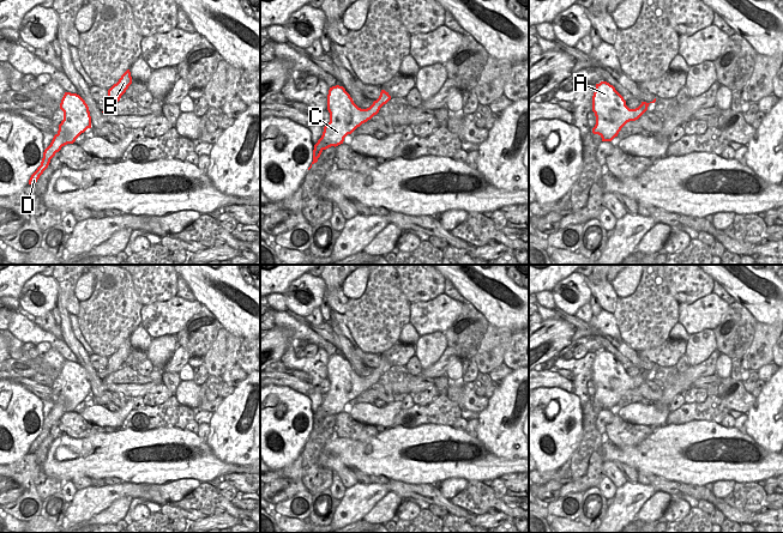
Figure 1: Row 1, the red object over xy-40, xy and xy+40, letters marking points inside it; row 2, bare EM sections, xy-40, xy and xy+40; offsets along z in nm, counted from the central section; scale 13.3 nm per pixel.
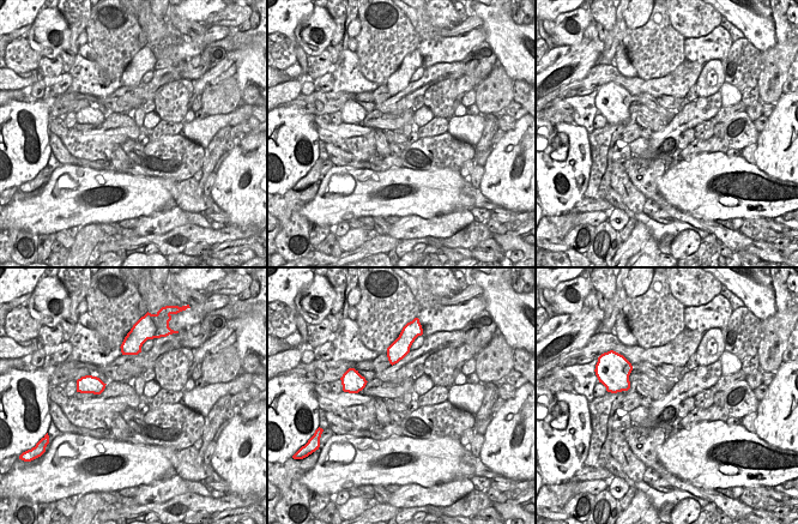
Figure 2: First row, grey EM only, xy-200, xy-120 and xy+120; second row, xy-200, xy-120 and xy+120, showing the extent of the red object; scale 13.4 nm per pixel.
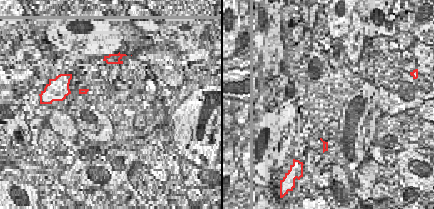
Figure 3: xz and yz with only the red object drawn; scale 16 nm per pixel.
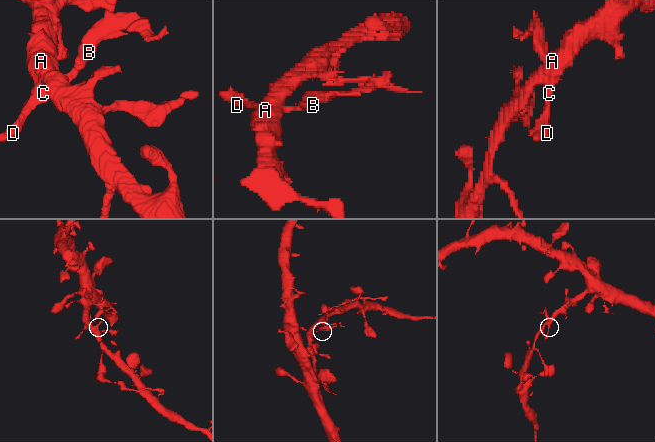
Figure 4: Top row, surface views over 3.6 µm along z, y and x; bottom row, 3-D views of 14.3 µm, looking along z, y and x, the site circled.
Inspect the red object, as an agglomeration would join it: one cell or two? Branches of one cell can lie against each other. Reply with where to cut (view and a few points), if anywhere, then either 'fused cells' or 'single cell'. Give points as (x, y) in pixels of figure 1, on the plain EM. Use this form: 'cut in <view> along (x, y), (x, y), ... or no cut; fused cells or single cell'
no cut; single cell

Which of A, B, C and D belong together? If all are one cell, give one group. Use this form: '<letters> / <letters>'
A B C D

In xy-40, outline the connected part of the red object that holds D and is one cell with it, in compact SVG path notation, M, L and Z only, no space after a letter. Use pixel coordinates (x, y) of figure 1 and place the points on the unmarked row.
M65 361L60 377L64 380L64 388L54 404L50 413L44 418L41 434L31 443L29 453L35 453L43 440L48 436L50 428L62 414L73 412L76 407L91 396L91 384L85 369L77 362Z

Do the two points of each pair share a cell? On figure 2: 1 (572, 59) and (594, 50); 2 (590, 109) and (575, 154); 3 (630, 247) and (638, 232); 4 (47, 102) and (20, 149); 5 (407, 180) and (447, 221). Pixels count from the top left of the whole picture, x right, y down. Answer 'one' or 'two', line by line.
1: one
2: two
3: one
4: one
5: two

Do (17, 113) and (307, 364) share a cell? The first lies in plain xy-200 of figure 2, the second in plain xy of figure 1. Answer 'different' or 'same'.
different

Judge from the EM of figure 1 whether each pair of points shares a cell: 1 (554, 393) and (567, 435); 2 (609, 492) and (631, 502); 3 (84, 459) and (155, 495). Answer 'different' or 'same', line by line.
1: same
2: different
3: different

